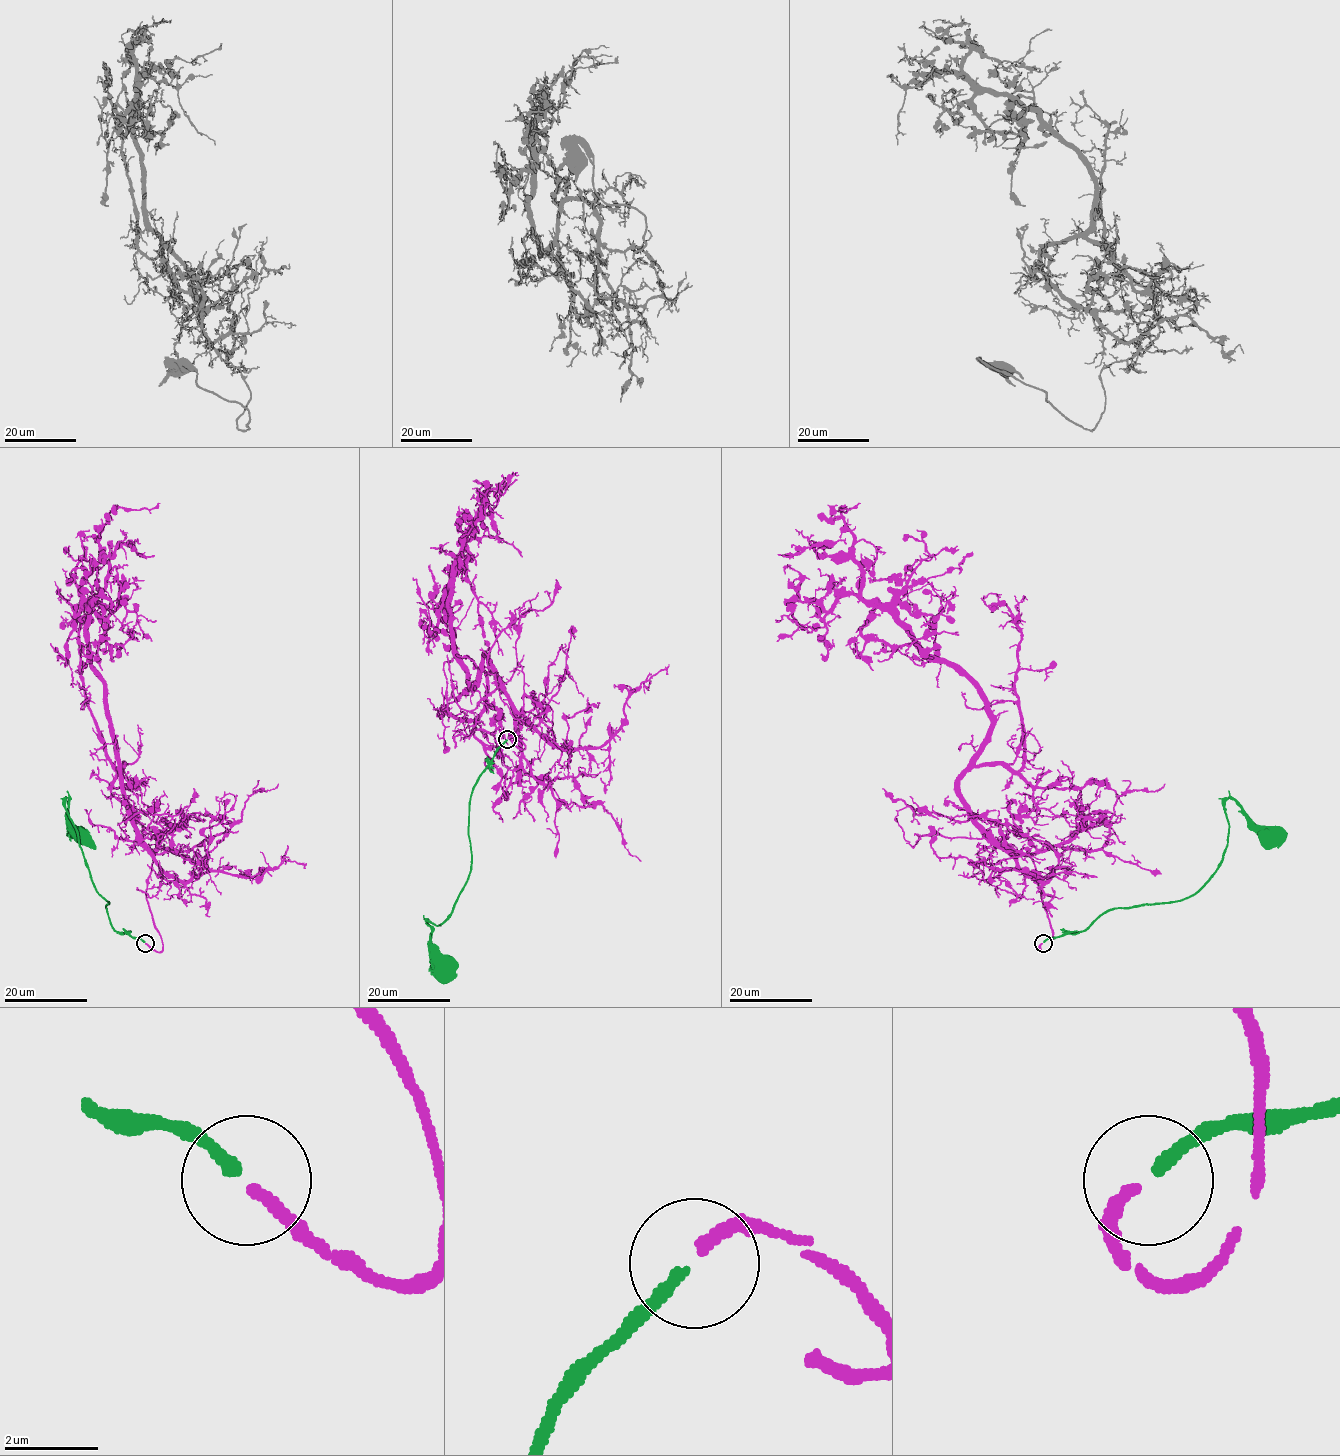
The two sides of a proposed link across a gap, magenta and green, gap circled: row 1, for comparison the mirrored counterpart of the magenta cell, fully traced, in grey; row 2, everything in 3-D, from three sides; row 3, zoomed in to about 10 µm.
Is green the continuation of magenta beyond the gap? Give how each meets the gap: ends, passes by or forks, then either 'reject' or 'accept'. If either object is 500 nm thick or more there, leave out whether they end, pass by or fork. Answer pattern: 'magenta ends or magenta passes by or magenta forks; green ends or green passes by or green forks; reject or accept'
magenta ends; green ends; accept

